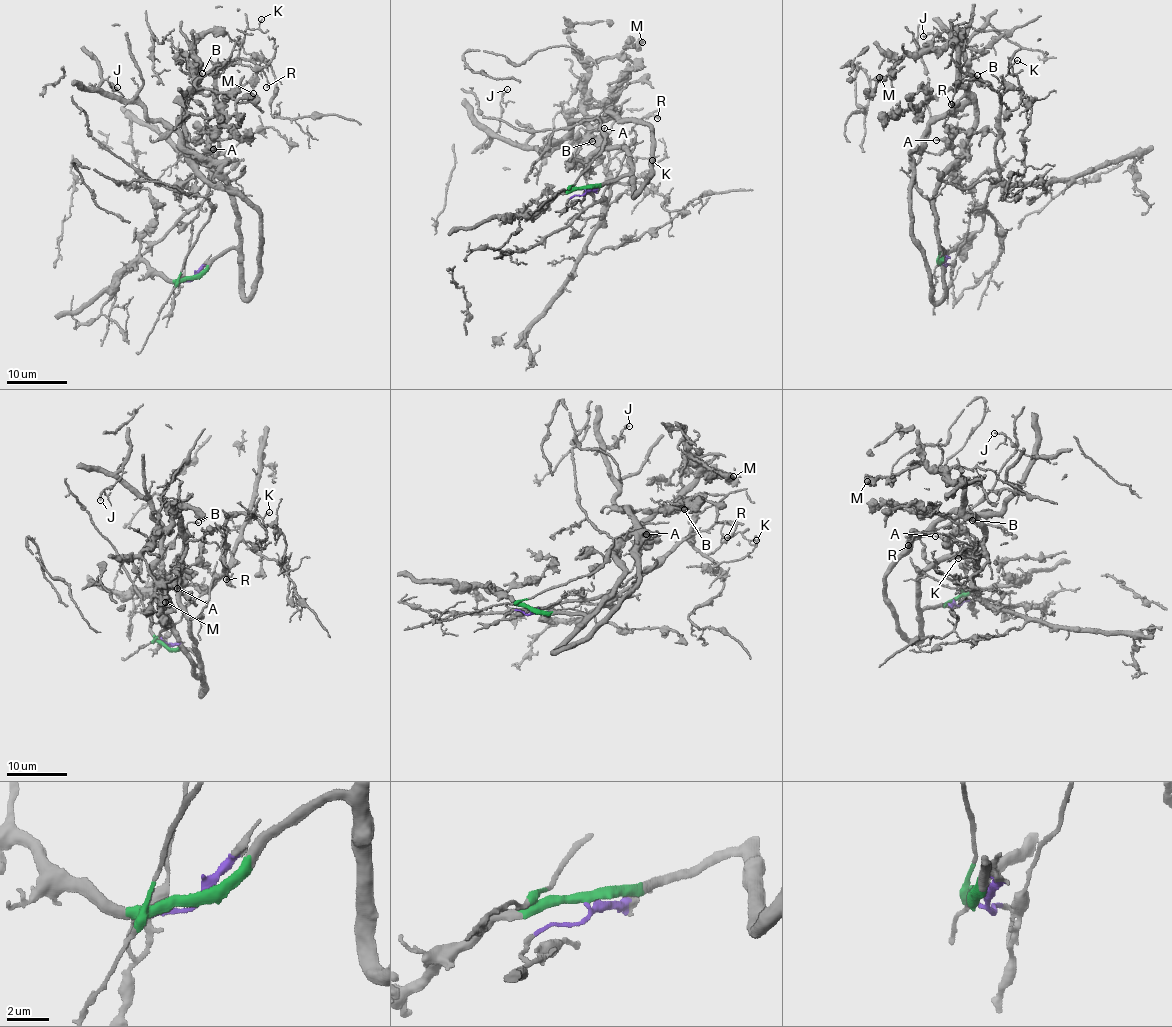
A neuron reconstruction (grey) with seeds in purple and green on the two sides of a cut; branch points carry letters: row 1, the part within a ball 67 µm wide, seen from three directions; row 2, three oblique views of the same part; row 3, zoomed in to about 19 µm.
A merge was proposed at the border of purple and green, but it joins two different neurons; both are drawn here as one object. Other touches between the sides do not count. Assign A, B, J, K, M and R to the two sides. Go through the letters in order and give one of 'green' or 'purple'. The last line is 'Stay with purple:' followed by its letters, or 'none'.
A: green
B: green
J: green
K: purple
M: green
R: purple
Stay with purple: K, R

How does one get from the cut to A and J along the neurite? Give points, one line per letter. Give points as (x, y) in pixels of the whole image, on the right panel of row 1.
A: (941, 264), (943, 250), (939, 245), (934, 199), (967, 136), (955, 128), (947, 138), (935, 139)
J: (941, 264), (934, 199), (974, 121), (974, 100), (965, 95), (953, 111), (968, 101), (966, 40), (922, 35)

